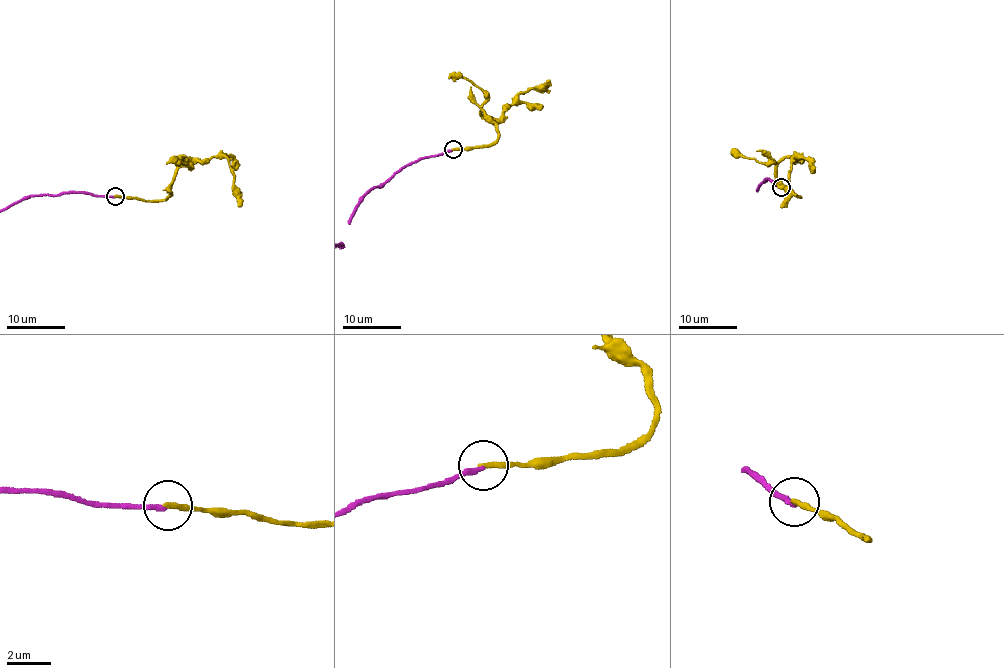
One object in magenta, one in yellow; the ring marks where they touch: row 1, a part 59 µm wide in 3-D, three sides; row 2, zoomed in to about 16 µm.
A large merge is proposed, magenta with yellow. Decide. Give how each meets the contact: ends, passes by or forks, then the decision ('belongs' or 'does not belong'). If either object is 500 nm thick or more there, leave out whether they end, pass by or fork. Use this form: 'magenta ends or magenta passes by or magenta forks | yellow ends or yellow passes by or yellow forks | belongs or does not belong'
magenta ends | yellow ends | does not belong

